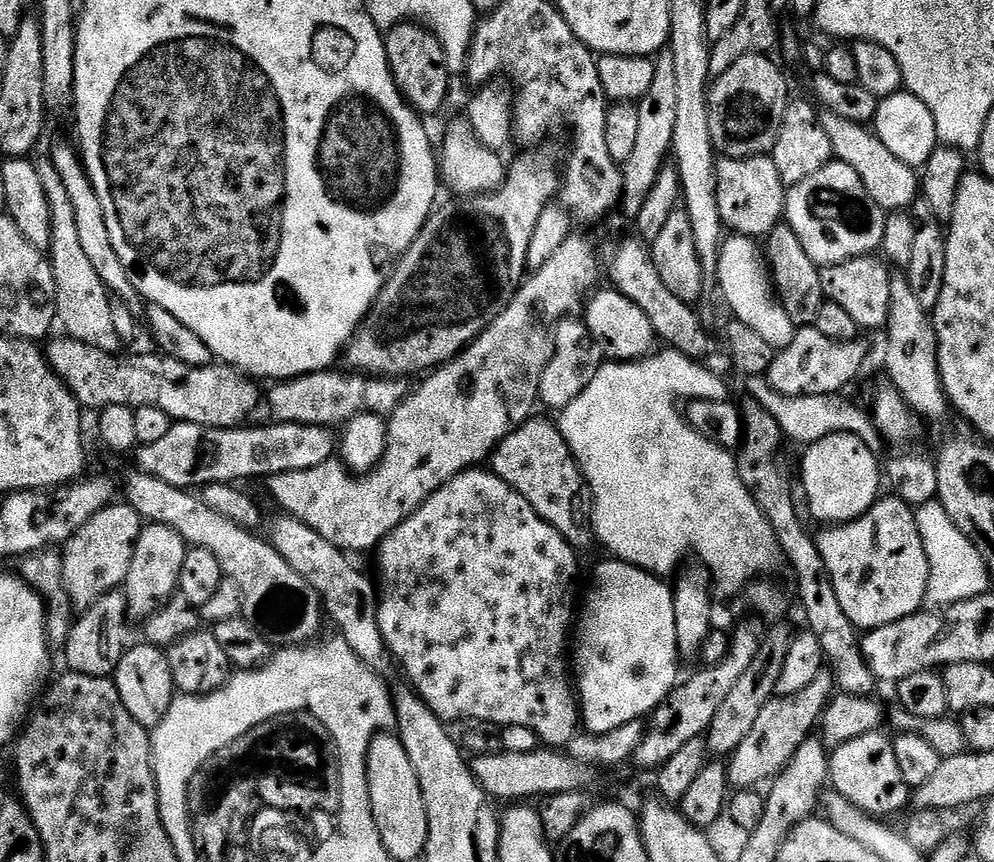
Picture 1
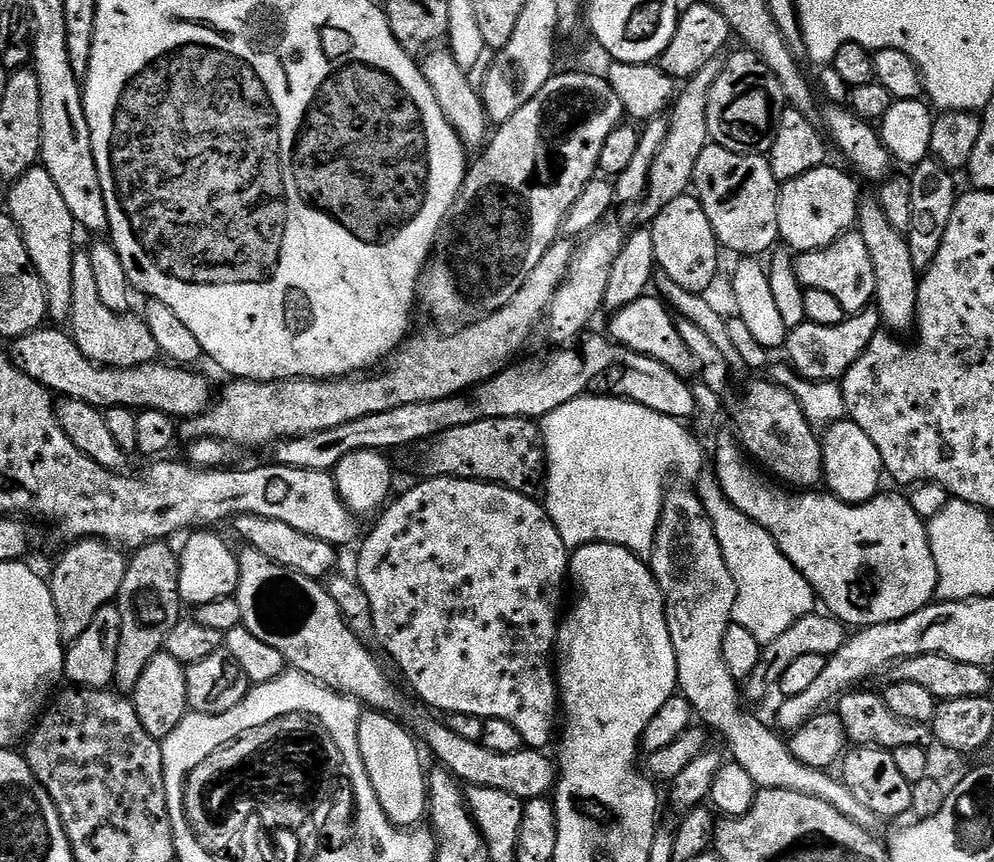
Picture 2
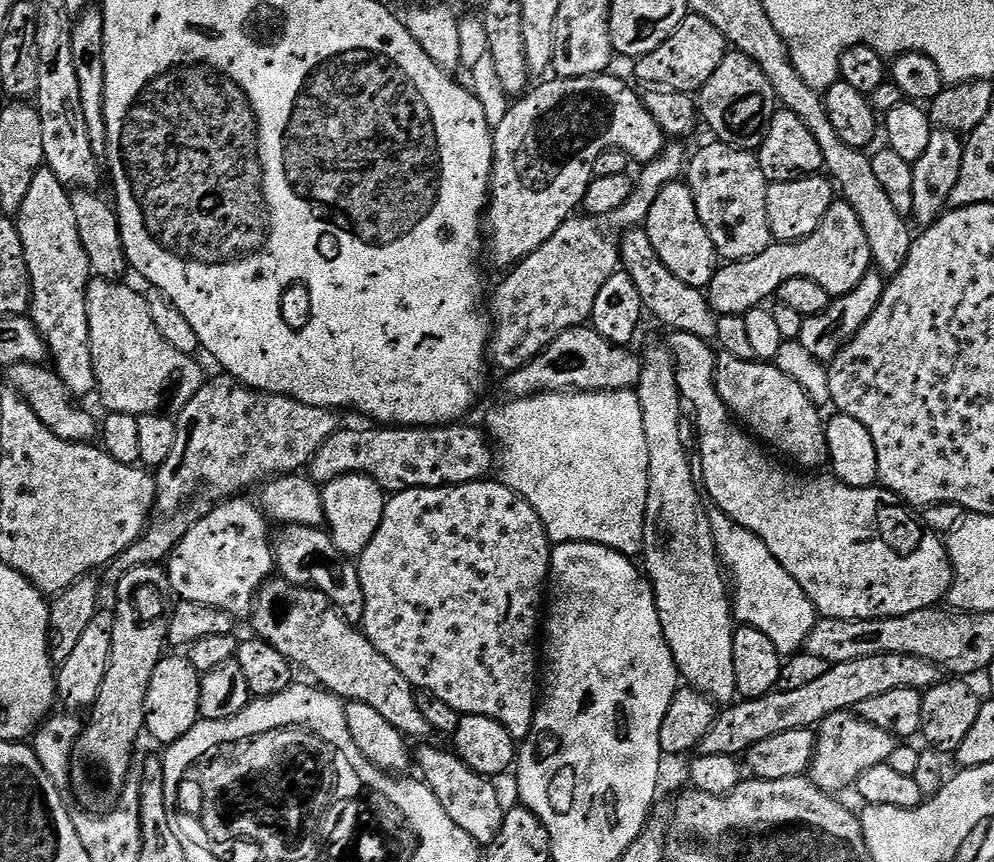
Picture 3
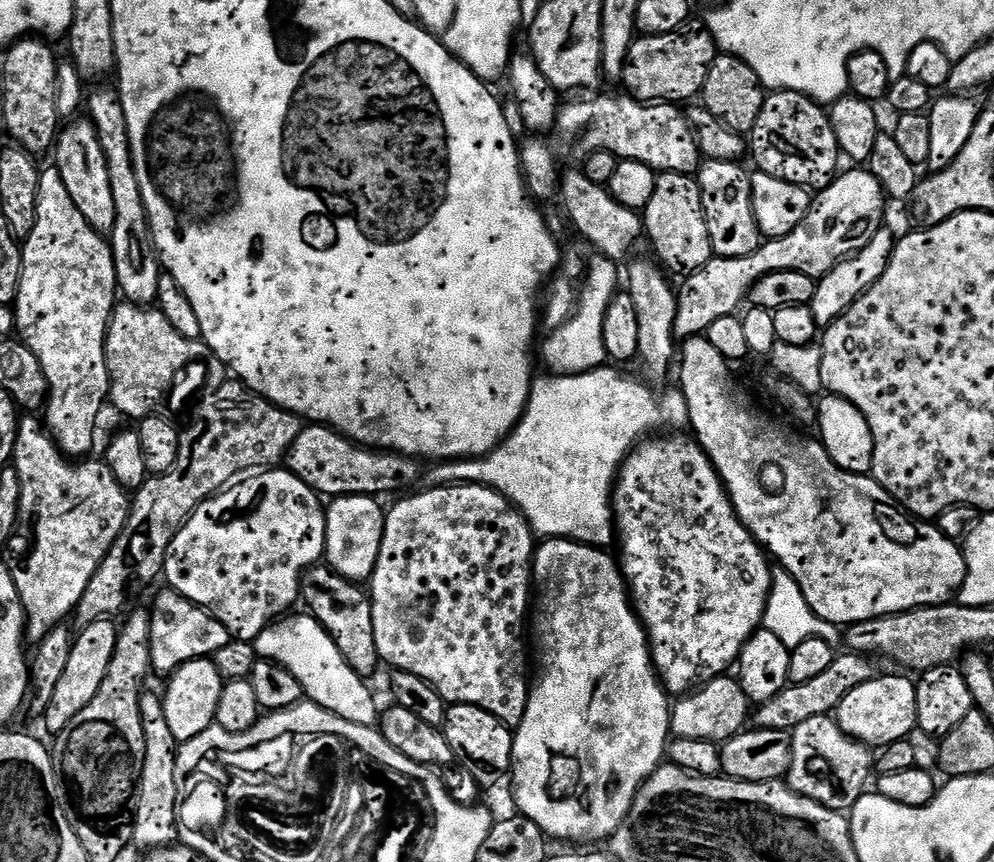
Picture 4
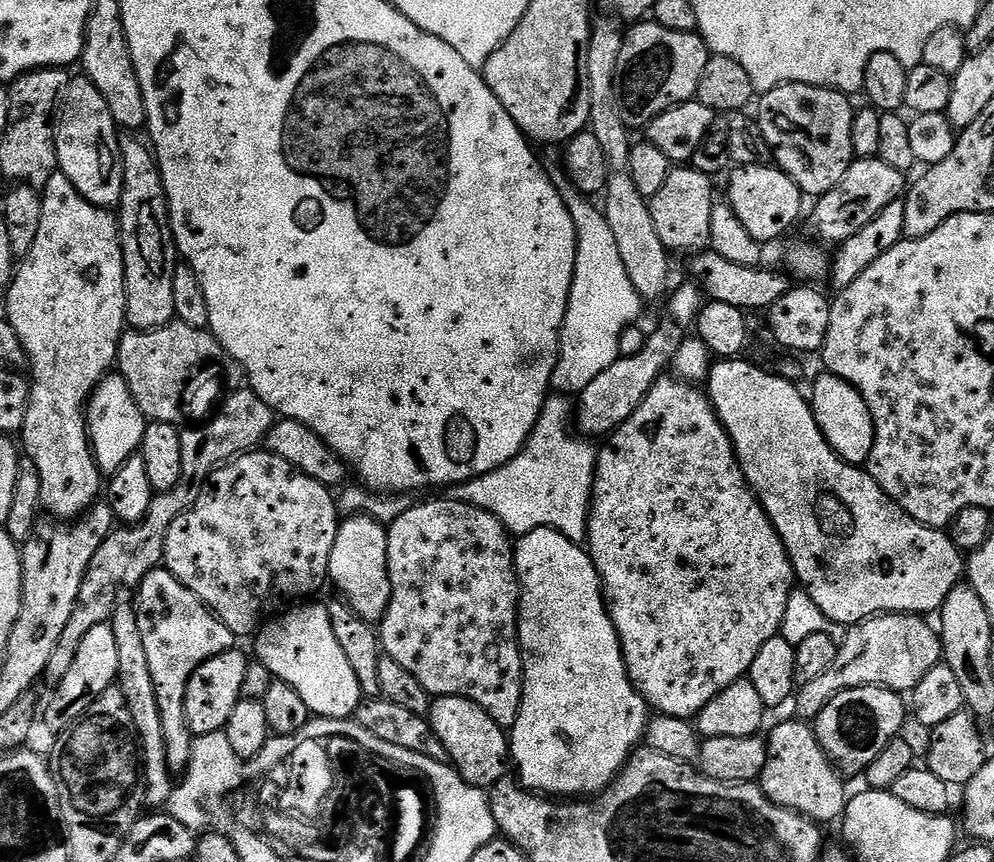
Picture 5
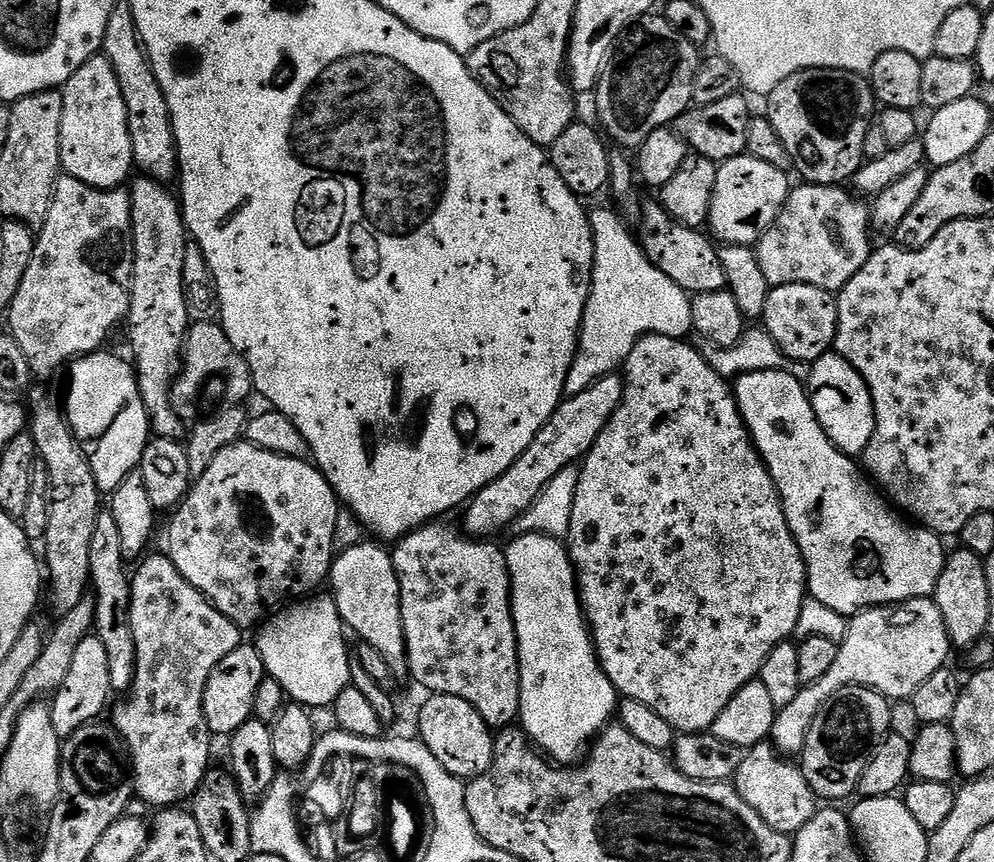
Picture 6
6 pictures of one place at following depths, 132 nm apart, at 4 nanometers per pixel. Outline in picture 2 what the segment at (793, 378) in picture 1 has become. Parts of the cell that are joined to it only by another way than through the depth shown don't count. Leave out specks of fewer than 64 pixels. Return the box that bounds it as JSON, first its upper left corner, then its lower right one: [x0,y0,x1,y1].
[786,306,882,383]

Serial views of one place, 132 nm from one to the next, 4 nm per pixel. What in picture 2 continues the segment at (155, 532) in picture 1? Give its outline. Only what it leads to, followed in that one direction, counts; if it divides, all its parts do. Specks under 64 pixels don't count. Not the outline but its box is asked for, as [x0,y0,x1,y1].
[114,540,182,694]

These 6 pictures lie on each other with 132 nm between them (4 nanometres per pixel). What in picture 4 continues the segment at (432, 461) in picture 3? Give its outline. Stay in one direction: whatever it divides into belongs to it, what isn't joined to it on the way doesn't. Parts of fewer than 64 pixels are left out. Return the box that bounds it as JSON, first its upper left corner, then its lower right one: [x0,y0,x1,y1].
[283,423,422,498]

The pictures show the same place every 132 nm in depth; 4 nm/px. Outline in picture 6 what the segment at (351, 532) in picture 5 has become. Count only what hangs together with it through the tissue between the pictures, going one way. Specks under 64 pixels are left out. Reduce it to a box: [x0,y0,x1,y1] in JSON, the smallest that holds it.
[330,542,408,678]

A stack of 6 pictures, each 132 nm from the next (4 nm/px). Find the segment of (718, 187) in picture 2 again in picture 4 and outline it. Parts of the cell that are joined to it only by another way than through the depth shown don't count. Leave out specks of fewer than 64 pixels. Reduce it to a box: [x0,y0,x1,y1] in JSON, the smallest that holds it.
[698,160,762,258]

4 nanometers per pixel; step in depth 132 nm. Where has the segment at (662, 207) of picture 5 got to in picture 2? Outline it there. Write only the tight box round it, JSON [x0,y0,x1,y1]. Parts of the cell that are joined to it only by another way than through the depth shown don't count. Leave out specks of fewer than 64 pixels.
[650,194,722,293]

